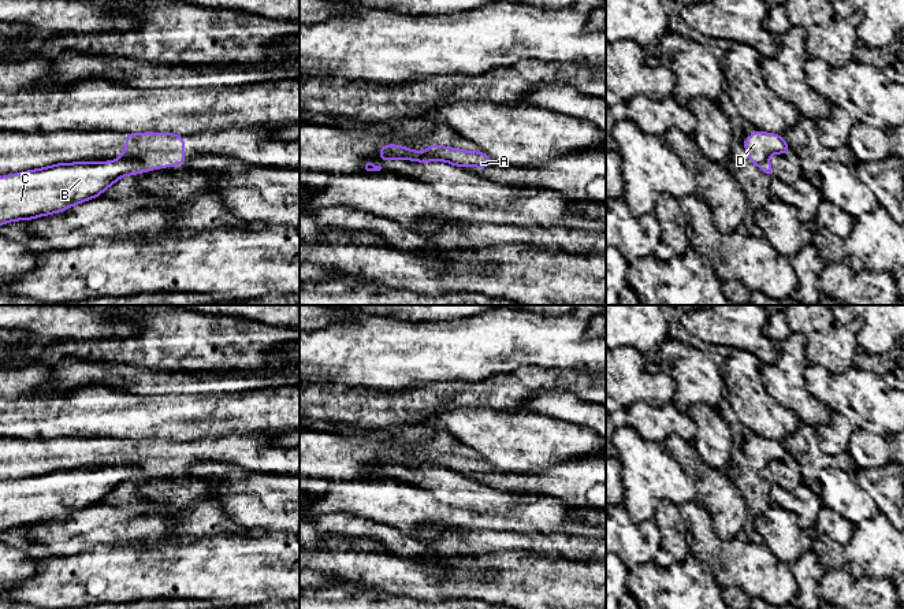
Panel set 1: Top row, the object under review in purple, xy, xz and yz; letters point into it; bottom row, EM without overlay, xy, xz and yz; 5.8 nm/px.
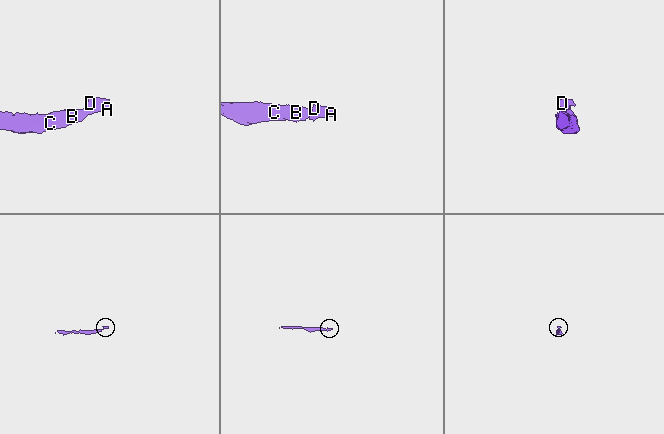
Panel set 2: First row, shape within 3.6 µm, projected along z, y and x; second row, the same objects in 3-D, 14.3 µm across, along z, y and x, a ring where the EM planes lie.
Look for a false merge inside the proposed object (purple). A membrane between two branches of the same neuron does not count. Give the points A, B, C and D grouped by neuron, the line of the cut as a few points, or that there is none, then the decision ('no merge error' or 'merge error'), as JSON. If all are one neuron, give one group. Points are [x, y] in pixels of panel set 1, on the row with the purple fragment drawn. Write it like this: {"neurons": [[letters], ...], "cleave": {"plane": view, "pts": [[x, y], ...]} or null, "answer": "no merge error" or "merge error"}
{"neurons": [["A", "D"], ["B", "C"]], "cleave": {"plane": "xy", "pts": [[121, 159], [133, 162], [141, 171]]}, "answer": "merge error"}

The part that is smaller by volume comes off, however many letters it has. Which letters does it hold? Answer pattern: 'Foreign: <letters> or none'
Foreign: A, D

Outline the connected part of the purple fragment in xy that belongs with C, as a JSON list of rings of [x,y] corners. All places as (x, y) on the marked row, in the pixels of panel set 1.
[[[75,161],[0,177],[0,226],[60,213],[141,170],[133,161]]]

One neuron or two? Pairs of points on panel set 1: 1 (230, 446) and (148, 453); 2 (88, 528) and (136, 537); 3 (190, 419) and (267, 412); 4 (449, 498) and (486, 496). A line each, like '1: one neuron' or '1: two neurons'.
1: one neuron
2: one neuron
3: one neuron
4: one neuron

